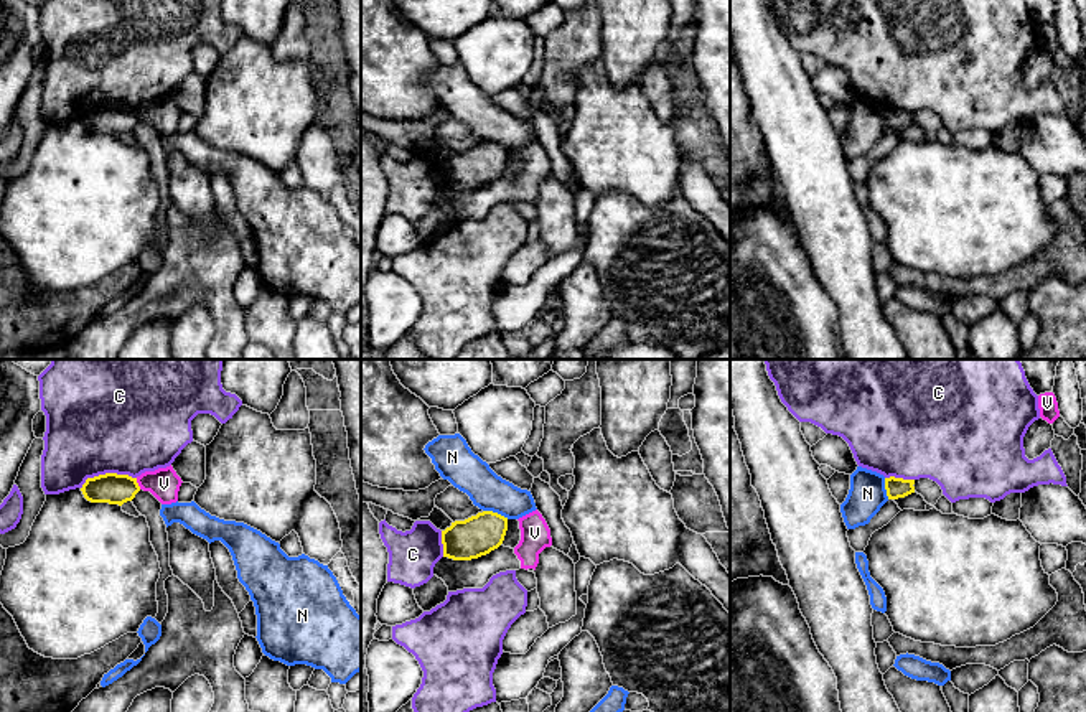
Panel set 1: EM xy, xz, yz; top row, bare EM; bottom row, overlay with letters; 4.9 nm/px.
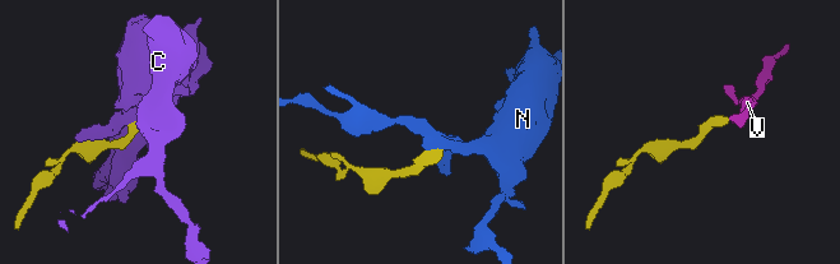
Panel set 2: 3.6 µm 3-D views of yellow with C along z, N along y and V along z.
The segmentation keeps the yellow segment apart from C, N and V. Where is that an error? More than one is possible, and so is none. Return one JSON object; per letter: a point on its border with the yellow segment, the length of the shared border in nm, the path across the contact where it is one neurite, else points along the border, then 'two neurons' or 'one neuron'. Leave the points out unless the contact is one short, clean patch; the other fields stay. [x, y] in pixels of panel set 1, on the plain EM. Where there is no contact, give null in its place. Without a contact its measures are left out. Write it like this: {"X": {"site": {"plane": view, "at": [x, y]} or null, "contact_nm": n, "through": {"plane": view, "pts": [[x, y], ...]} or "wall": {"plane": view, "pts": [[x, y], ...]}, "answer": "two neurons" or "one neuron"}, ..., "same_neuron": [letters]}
{"C": {"site": {"plane": "xy", "at": [106, 104]}, "contact_nm": 280, "wall": {"plane": "xy", "pts": [[135, 109], [126, 104], [99, 104], [89, 107], [81, 119]]}, "answer": "two neurons"}, "N": {"site": {"plane": "xz", "at": [496, 144]}, "contact_nm": 130, "wall": {"plane": "xz", "pts": [[483, 140], [491, 140], [508, 149]]}, "answer": "two neurons"}, "V": {"site": {"plane": "xy", "at": [137, 114]}, "contact_nm": 60, "wall": {"plane": "xy", "pts": [[135, 109], [140, 119]]}, "answer": "two neurons"}, "same_neuron": []}

